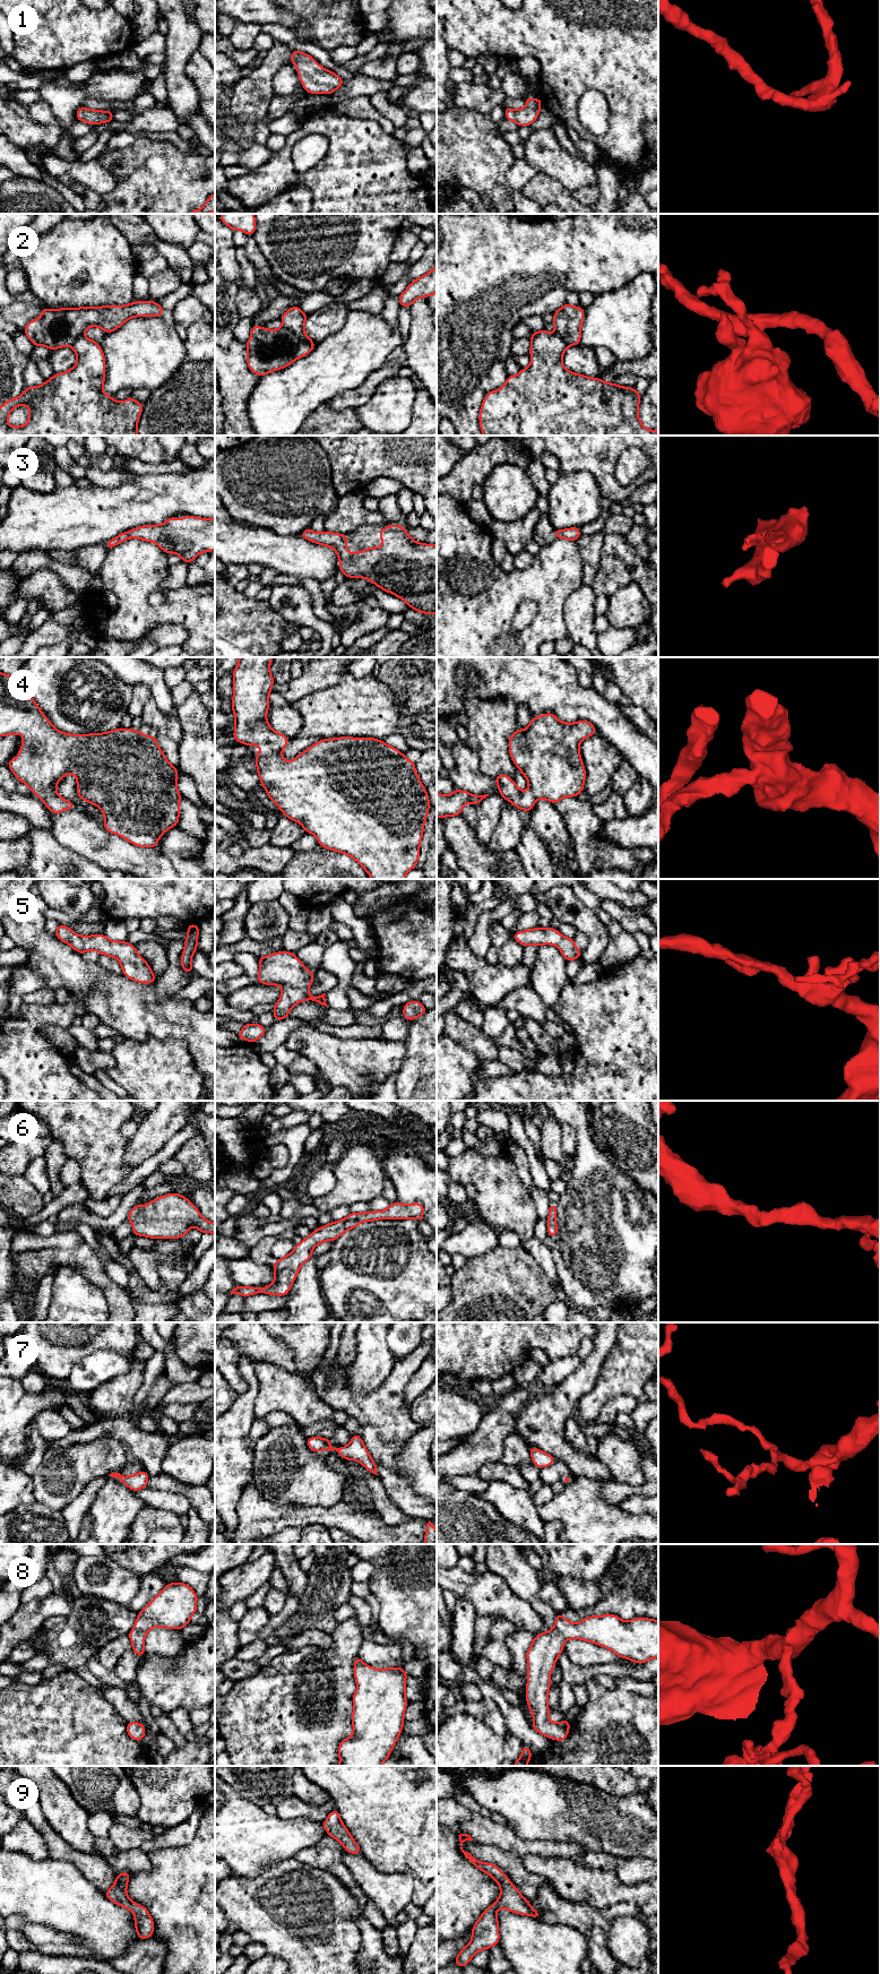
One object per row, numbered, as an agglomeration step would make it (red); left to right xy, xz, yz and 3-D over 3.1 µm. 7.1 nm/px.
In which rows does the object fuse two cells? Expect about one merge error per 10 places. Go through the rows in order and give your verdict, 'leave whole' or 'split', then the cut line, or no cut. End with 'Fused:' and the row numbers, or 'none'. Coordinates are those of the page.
1: leave whole; cut none
2: leave whole; cut none
3: leave whole; cut none
4: leave whole; cut none
5: leave whole; cut none
6: leave whole; cut none
7: leave whole; cut none
8: leave whole; cut none
9: leave whole; cut none
Fused: none

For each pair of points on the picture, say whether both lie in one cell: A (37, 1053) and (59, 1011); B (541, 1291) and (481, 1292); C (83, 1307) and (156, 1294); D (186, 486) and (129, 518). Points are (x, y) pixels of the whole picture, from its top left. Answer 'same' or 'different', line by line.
A: same
B: same
C: different
D: same

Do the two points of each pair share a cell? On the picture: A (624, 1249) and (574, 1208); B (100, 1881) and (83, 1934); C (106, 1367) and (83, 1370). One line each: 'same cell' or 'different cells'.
A: same cell
B: different cells
C: same cell

